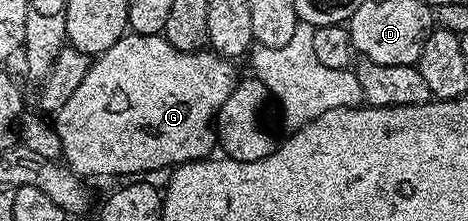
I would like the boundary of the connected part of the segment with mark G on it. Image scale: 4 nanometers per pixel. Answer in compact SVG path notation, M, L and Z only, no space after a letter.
M128 32L120 41L113 43L113 47L109 47L109 51L98 54L92 60L85 79L81 79L81 84L77 86L77 91L73 91L72 97L65 102L65 107L61 107L58 113L54 114L53 126L61 139L62 160L68 169L72 169L74 173L78 173L84 179L90 179L91 176L127 179L132 175L145 175L150 169L178 167L187 161L201 161L210 158L217 149L217 134L213 128L215 114L219 112L221 103L225 103L225 99L229 99L237 80L237 74L231 65L234 64L228 58L221 57L214 51L182 53L161 35L141 35Z

